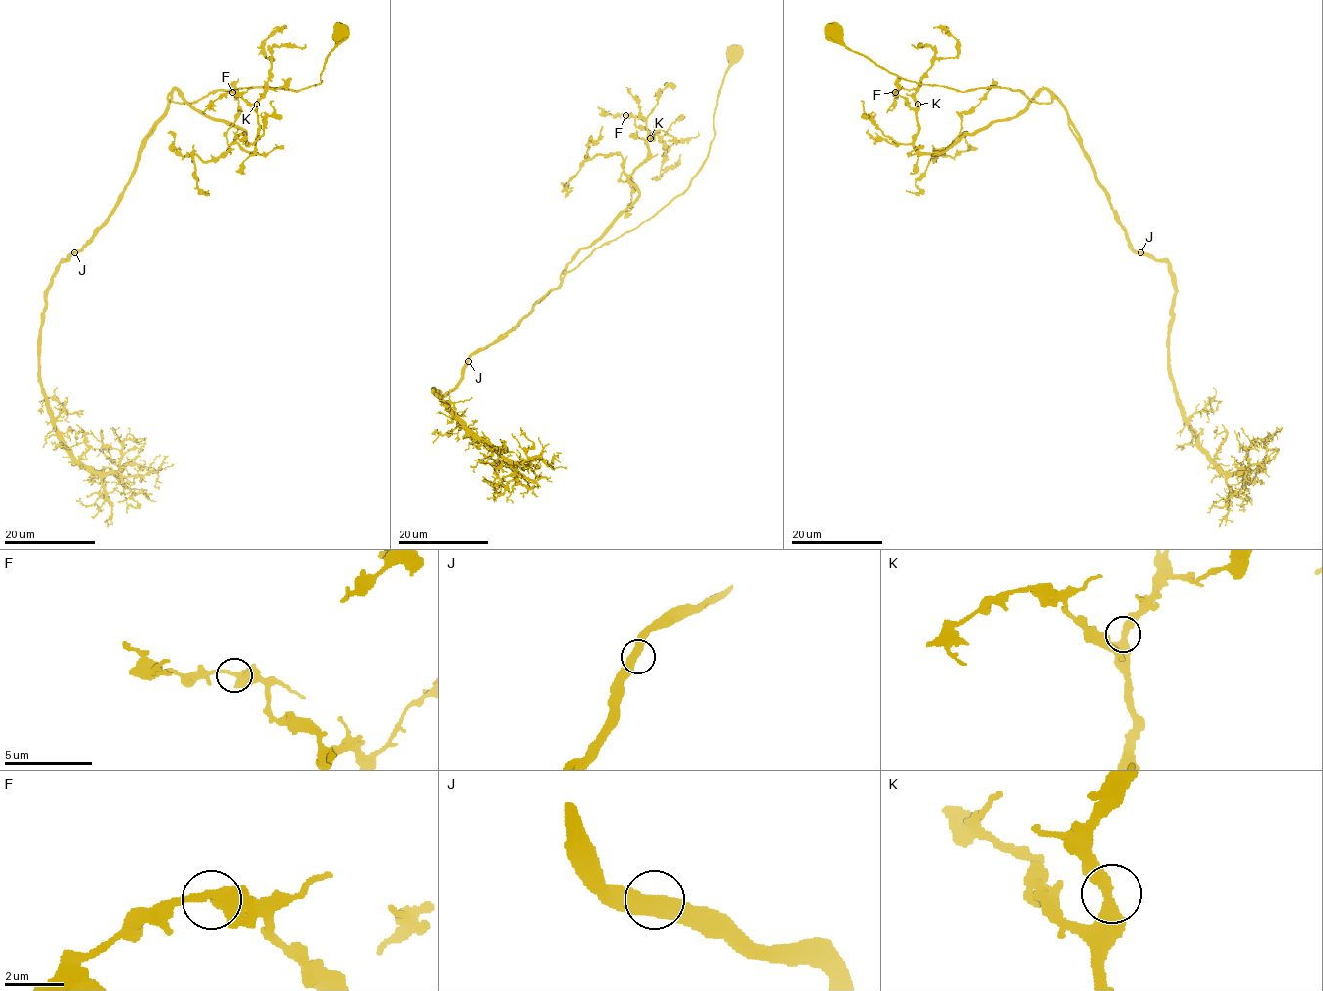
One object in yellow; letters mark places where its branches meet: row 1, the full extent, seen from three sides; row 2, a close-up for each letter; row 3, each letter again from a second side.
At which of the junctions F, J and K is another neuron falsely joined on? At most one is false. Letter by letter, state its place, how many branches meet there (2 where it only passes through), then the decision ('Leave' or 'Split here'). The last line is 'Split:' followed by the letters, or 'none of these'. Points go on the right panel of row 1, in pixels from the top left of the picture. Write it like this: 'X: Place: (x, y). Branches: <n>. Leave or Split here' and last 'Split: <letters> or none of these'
F: Place: (895, 92). Branches: 2. Leave
J: Place: (1140, 252). Branches: 2. Leave
K: Place: (918, 104). Branches: 2. Leave
Split: none of these

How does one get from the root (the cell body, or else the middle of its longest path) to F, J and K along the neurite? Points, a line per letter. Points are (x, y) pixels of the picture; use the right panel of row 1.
F: (833, 32), (911, 81), (1008, 88), (1051, 102), (1043, 89), (1014, 117), (922, 154), (916, 112), (895, 92)
J: (833, 32), (851, 50), (922, 84), (959, 91), (1008, 88), (1039, 103), (1054, 98), (1128, 245), (1140, 252)
K: (833, 32), (922, 84), (1051, 95), (937, 154), (915, 144), (918, 104)

